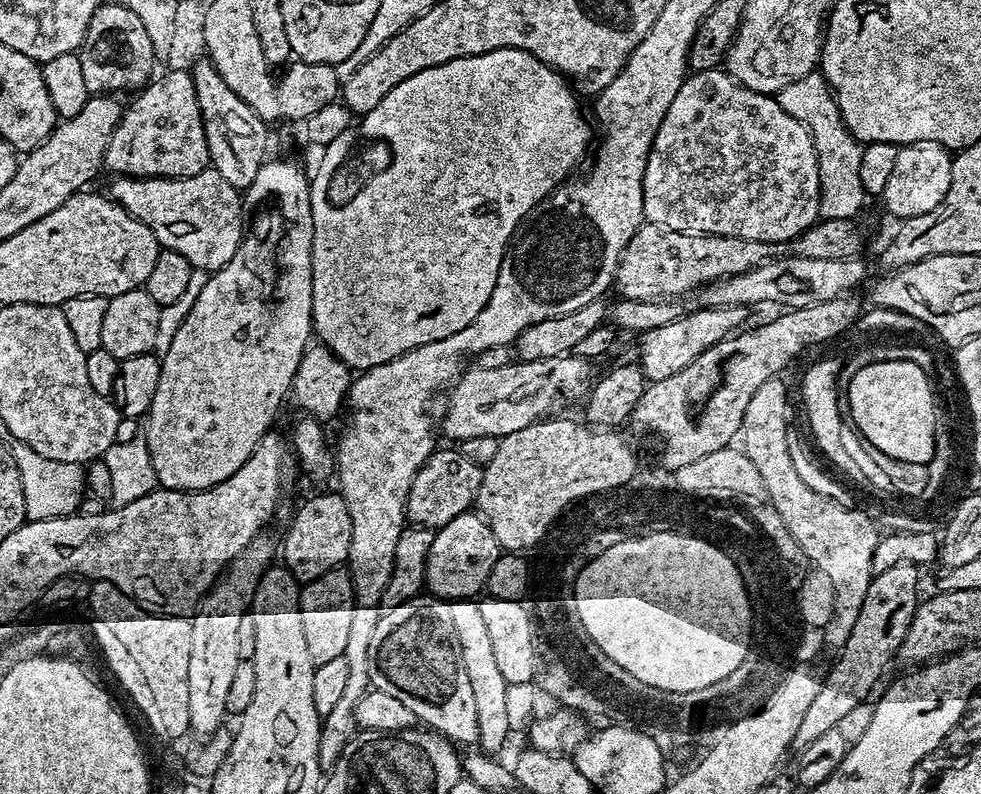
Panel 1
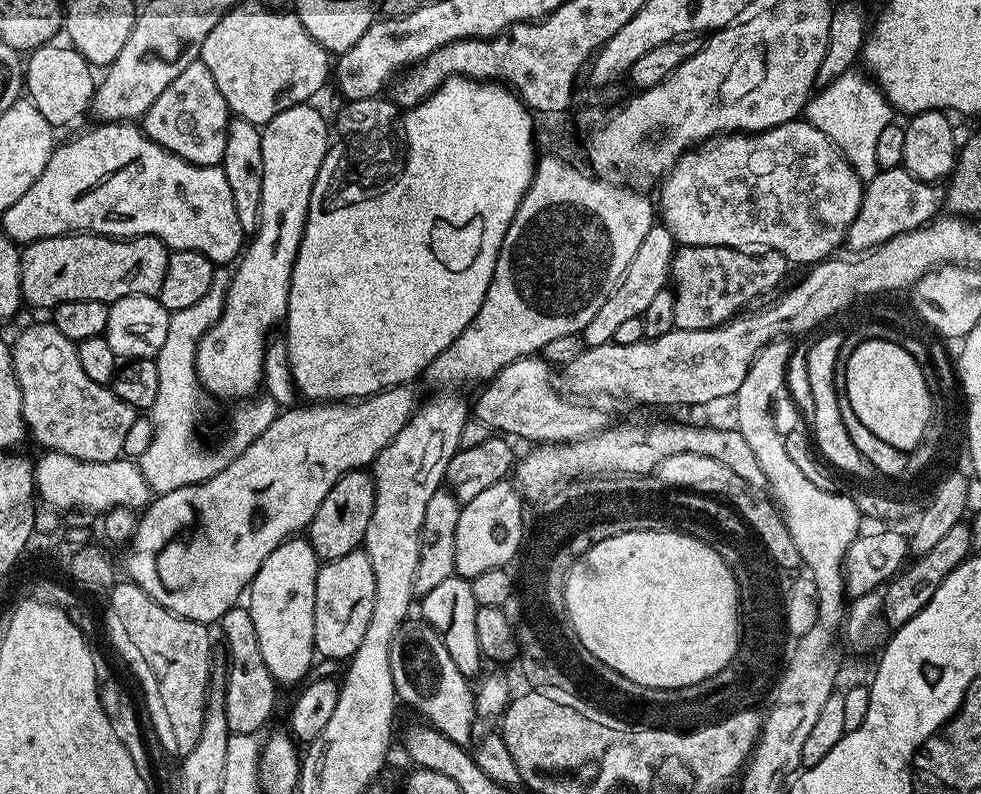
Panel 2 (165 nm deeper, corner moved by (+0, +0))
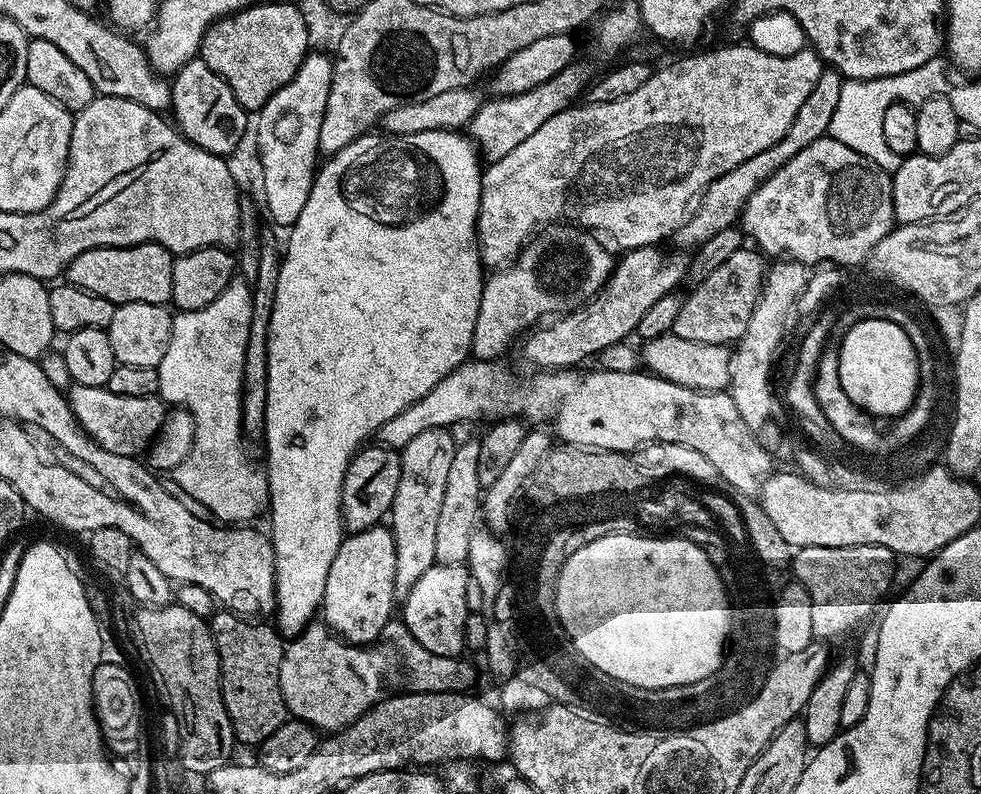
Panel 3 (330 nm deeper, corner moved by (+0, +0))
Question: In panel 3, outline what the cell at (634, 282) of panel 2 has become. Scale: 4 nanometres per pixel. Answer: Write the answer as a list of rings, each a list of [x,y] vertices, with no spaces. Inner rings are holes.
[[[825,67],[818,82],[814,82],[814,90],[810,90],[810,95],[806,98],[806,102],[802,102],[798,114],[794,114],[794,122],[790,122],[790,130],[786,130],[786,134],[782,134],[782,138],[778,138],[778,142],[770,146],[770,150],[762,150],[762,154],[754,154],[754,158],[746,158],[742,166],[734,166],[734,170],[726,170],[726,174],[722,174],[717,180],[708,184],[699,197],[698,207],[674,234],[675,247],[680,250],[695,250],[702,242],[706,242],[706,238],[714,238],[718,230],[733,227],[741,219],[746,202],[750,202],[750,194],[758,190],[762,181],[770,178],[774,170],[782,170],[782,166],[786,166],[786,162],[790,162],[794,154],[806,150],[810,142],[818,142],[823,136],[828,135],[830,118],[834,118],[834,109],[838,106],[838,97],[842,95],[844,81],[844,77],[839,72]]]

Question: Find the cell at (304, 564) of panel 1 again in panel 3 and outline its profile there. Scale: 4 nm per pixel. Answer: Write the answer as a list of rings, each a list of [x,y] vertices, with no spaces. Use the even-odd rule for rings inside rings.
[[[379,442],[373,444],[373,448],[361,447],[352,457],[342,482],[340,519],[349,533],[377,527],[383,521],[380,519],[391,513],[394,494],[398,494],[398,478],[402,478],[400,452]]]

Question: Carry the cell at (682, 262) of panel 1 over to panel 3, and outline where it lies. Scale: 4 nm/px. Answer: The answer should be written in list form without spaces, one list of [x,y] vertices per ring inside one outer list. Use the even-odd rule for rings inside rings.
[[[752,246],[742,247],[738,254],[726,258],[726,262],[706,278],[706,282],[695,285],[692,293],[684,296],[684,305],[671,335],[686,338],[686,342],[735,345],[742,334],[746,334],[746,326],[750,326],[750,314],[754,314],[754,306],[764,285],[766,263],[763,259],[765,257]]]

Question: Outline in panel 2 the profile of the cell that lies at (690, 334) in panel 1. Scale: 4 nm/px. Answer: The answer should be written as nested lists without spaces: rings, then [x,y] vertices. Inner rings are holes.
[[[903,166],[885,168],[864,184],[862,206],[848,228],[846,248],[852,254],[870,252],[878,245],[890,242],[890,238],[913,232],[915,228],[923,228],[941,215],[945,204],[946,192],[943,187],[914,178]]]

